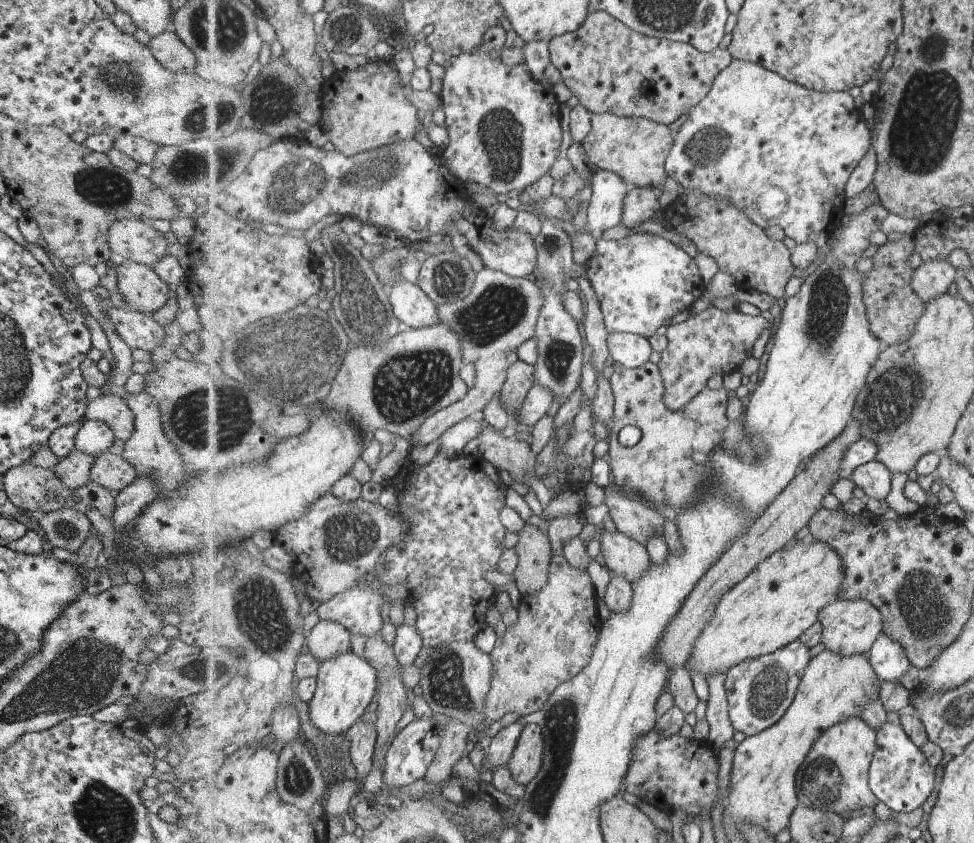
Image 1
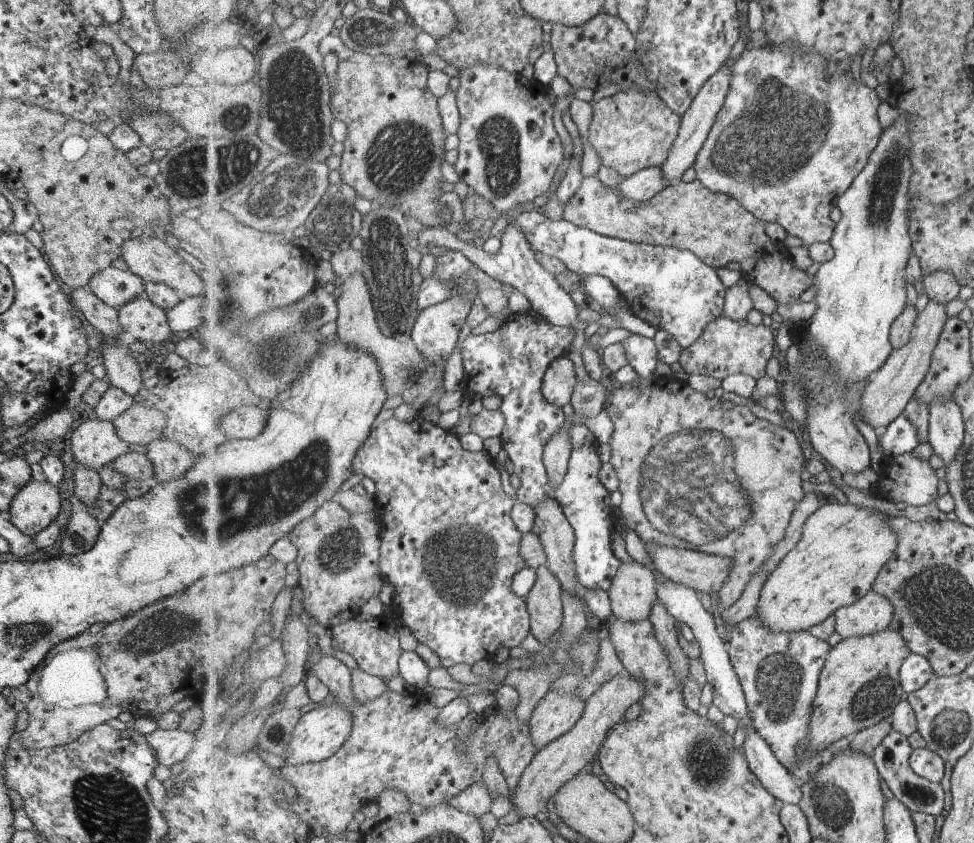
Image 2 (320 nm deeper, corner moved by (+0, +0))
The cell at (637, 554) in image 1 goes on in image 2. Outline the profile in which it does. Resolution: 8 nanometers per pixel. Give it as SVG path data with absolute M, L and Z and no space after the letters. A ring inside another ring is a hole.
M633 560L631 564L623 563L609 591L614 617L627 623L649 619L658 600L658 587L659 582L649 568Z

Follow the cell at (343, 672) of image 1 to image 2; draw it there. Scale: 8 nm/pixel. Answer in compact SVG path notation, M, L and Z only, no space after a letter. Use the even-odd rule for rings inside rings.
M333 702L305 713L297 723L293 736L284 751L285 764L302 765L303 763L323 762L340 752L353 731L353 716L345 705Z

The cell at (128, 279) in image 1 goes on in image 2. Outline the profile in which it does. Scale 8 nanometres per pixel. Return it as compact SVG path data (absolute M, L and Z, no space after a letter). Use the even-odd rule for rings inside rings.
M143 294L117 308L122 332L129 332L135 341L159 346L174 335L166 321L166 313Z

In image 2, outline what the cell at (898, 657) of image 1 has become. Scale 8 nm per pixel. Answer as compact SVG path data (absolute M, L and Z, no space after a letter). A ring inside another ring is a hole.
M917 653L910 654L900 670L900 679L906 696L921 690L933 677L935 672L931 661Z

